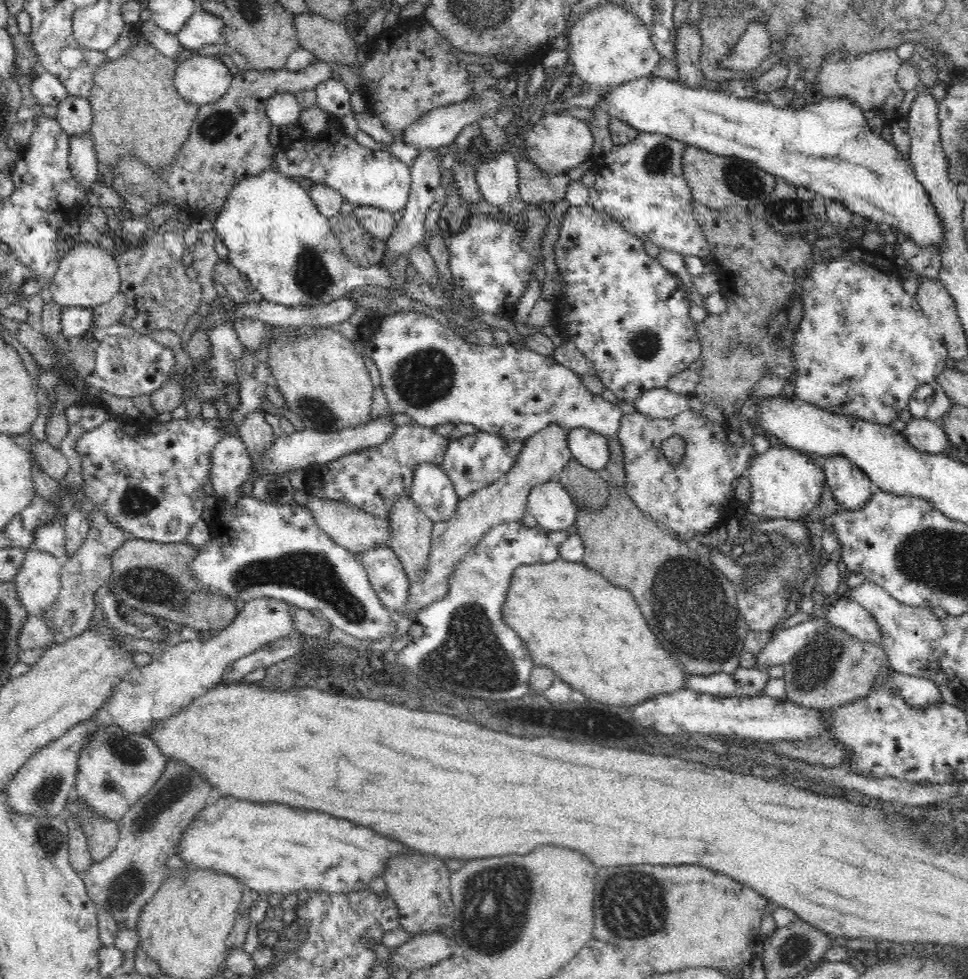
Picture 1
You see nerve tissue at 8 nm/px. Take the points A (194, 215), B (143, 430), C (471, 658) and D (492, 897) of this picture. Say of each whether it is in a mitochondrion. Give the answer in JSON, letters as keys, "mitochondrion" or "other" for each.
{"A":"other","B":"other","C":"mitochondrion","D":"mitochondrion"}

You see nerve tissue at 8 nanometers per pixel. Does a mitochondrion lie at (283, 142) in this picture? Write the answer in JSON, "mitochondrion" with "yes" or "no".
{"mitochondrion":"no"}

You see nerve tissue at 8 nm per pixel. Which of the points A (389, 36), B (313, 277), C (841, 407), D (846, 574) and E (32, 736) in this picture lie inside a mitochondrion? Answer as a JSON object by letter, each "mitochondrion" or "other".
{"A":"other","B":"mitochondrion","C":"other","D":"other","E":"other"}

